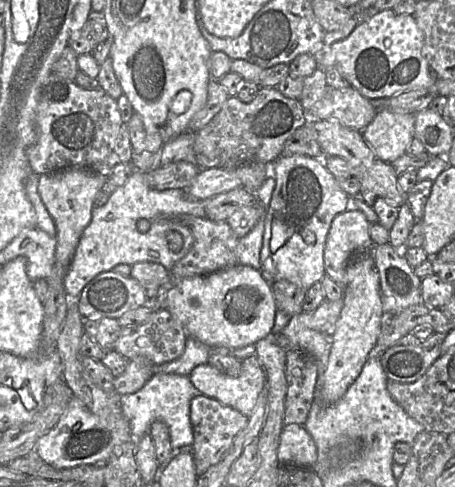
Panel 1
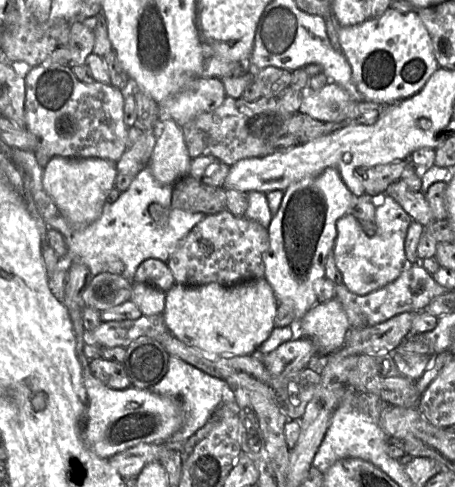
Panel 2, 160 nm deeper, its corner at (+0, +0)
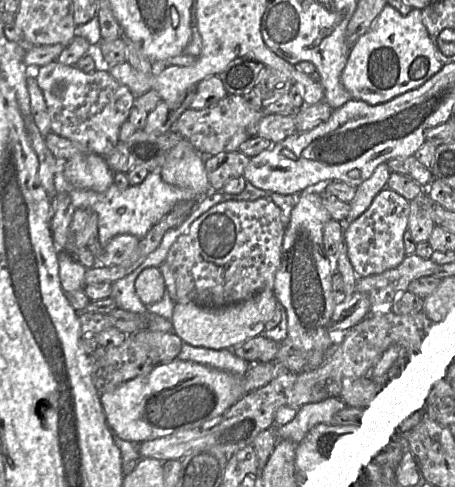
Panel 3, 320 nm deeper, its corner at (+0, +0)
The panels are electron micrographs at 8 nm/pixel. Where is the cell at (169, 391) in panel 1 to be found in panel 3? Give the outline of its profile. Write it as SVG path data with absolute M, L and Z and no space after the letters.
M184 343L177 358L223 370L237 377L247 376L247 362L236 357L230 350L213 350Z

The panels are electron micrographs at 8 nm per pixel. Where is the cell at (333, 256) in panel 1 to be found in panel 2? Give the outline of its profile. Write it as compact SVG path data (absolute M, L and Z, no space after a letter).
M387 195L378 199L374 220L377 230L374 236L368 236L361 227L360 221L351 213L337 220L333 256L343 283L349 290L359 295L369 294L399 277L408 265L404 242L412 221L401 205Z

